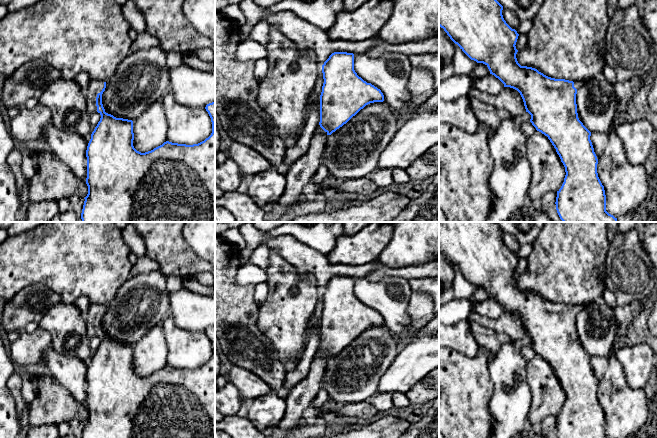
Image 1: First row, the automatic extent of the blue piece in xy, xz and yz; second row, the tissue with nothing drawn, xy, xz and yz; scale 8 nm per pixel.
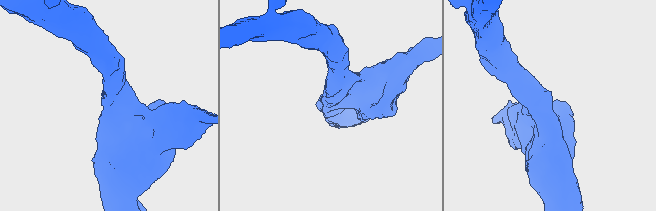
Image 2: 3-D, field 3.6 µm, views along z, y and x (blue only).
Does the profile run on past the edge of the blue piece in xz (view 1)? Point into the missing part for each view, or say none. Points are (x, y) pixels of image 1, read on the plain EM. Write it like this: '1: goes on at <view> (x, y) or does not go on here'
1: goes on at xz (299, 398)

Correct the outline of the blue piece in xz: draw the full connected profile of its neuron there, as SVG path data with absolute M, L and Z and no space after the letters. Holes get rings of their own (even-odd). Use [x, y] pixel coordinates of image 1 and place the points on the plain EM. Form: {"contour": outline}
{"contour": "M334 276L322 289L324 307L320 319L320 346L311 363L309 373L305 379L290 390L285 398L286 409L277 427L292 430L299 425L303 411L311 406L318 391L322 388L322 377L329 359L346 348L366 329L383 326L384 319L380 313L367 307L354 294L354 278Z"}

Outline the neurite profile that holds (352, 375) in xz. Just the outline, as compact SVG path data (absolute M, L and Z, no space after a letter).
M388 327L366 329L346 348L328 360L322 388L338 403L369 400L400 346Z

